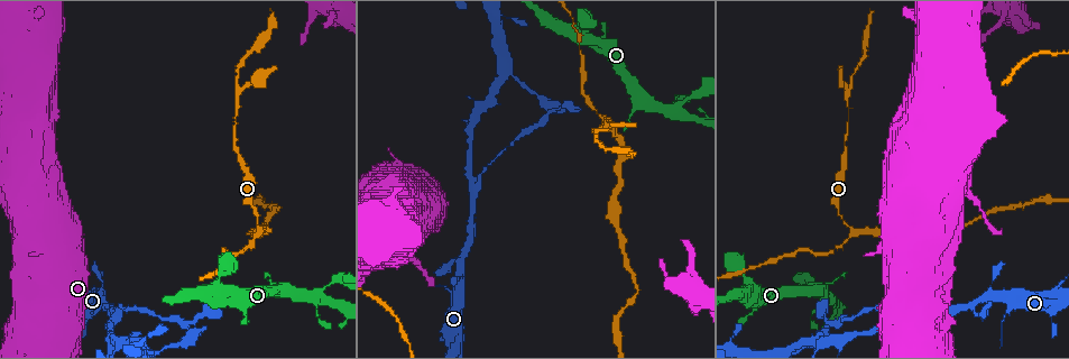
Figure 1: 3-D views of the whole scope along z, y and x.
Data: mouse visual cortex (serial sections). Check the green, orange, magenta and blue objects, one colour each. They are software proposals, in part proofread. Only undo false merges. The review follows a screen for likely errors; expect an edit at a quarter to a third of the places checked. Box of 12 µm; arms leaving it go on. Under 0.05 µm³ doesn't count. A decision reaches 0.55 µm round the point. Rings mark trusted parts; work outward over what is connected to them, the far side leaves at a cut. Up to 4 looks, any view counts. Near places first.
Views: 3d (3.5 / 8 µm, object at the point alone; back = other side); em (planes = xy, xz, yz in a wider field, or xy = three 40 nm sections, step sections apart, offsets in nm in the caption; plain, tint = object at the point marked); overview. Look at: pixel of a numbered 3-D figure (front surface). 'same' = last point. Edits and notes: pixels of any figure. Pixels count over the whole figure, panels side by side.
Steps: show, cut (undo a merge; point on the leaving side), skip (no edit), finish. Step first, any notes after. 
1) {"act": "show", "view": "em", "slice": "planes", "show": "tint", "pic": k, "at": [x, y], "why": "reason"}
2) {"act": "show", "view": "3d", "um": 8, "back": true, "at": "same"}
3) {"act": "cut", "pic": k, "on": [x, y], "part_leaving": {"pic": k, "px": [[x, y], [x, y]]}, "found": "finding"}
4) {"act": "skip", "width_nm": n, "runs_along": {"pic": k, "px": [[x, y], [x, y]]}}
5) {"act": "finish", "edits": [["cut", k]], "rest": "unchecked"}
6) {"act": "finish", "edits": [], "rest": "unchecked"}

{"act": "show", "view": "3d", "um": 3.5, "back": true, "pic": 1, "at": [471, 189], "why": "abrupt turn"}

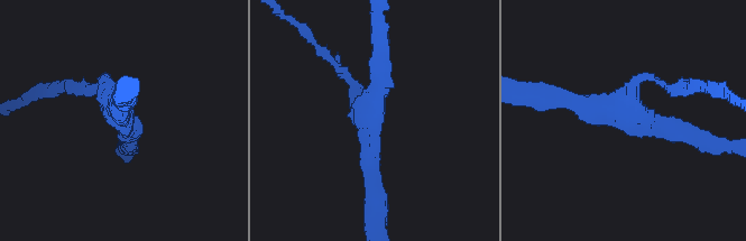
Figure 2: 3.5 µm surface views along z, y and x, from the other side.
{"act": "show", "view": "em", "slice": "xy", "step": 3, "show": "tint", "pic": 2, "at": [625, 112], "arms": 3, "arm_widths_nm": [150, 250, 300]}

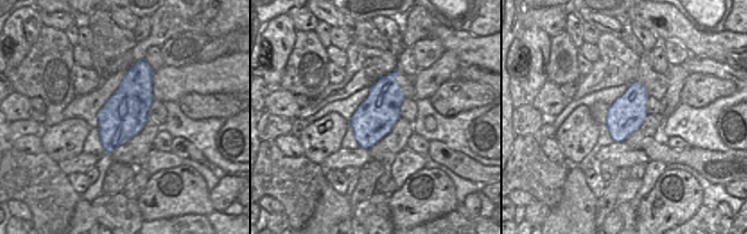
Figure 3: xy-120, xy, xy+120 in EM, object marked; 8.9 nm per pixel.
{"act": "skip", "runs_along": {"pic": 2, "px": [[555, 98], [629, 111], [693, 136]]}, "found": "continuous, no second cell"}

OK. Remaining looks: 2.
{"act": "show", "view": "3d", "um": 3.5, "pic": 1, "at": [219, 290], "why": "branch point"}

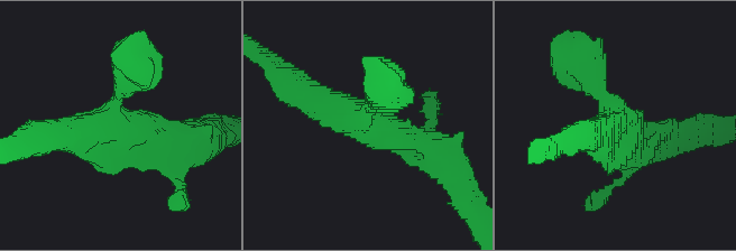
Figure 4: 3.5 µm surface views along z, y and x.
{"act": "show", "view": "em", "slice": "xy", "step": 1, "show": "tint", "pic": 4, "at": [368, 125]}

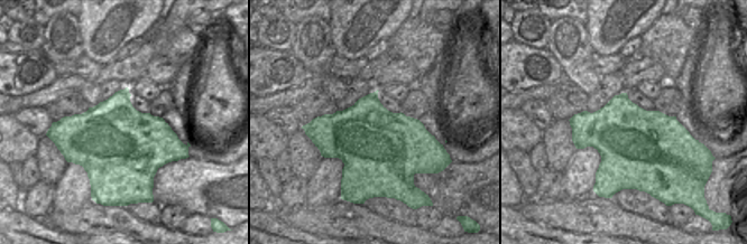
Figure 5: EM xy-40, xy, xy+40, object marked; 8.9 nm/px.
{"act": "skip", "runs_along": {"pic": 4, "px": [[438, 149], [300, 92]]}, "found": "continuous, no second cell"}

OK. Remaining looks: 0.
{"act": "finish", "edits": [], "rest": "unchecked"}

